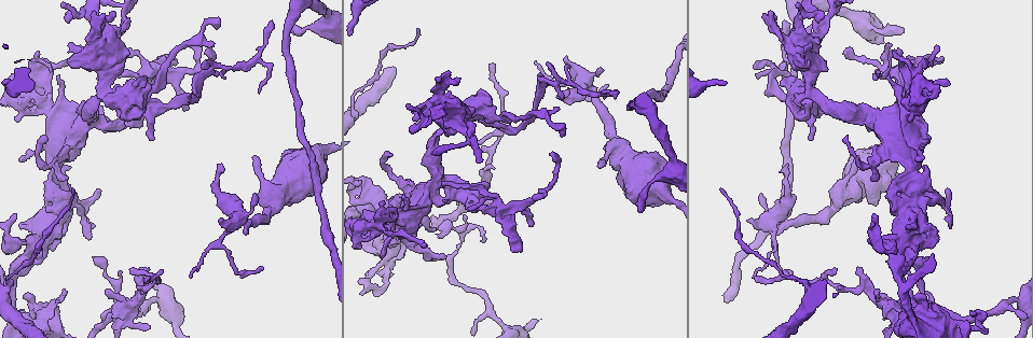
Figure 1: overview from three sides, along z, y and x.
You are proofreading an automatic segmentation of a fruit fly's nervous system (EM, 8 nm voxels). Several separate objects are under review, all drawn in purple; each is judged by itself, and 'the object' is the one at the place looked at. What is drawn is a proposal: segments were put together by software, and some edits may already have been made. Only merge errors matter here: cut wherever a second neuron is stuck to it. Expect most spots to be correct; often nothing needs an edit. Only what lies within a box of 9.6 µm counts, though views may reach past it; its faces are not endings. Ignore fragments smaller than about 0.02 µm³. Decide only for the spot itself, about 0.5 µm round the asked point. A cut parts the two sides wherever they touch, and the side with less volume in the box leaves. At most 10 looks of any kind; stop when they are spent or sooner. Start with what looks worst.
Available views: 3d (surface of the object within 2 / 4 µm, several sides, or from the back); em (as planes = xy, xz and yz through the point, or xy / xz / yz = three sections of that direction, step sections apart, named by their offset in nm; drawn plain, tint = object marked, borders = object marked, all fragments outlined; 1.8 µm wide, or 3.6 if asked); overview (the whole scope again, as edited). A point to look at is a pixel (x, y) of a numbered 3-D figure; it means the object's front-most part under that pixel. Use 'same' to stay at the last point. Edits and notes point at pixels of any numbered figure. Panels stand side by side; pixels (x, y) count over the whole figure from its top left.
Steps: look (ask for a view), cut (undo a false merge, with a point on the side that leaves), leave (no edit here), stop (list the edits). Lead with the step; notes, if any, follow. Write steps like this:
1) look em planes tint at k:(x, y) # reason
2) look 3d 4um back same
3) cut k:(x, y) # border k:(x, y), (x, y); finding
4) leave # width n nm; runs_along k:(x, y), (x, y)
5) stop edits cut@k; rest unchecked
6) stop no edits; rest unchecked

look em planes tint at 1:(891, 306) # a fork

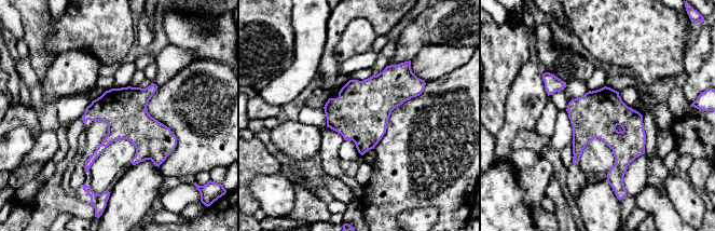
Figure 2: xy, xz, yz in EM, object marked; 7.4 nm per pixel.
leave # continuous, no second neuron

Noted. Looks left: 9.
look em planes tint at 1:(47, 105) # arms part here

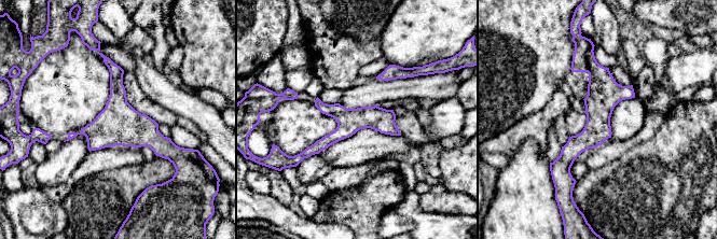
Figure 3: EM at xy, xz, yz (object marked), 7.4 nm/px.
leave # width 190 nm; one neuron here

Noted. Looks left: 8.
look em yz step 16 tint at 1:(913, 319) # small branch off a trunk

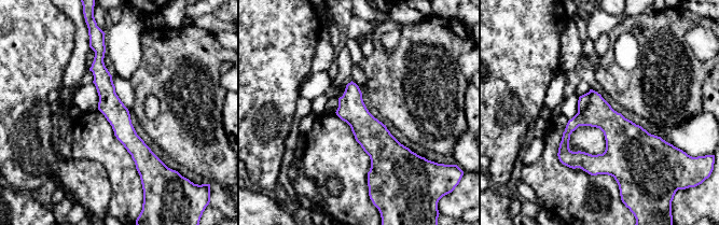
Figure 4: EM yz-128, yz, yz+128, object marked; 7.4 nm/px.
look em planes borders same # another direction

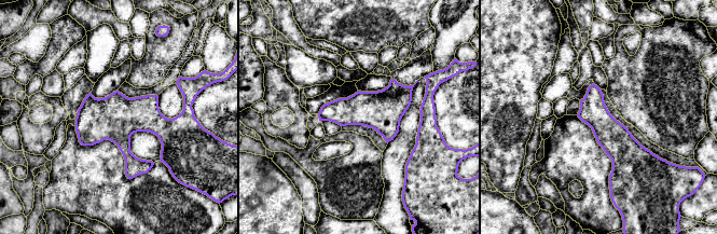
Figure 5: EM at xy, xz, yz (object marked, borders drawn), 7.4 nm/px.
leave # width 220 nm; continuous, no second neuron

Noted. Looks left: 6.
look 3d 4um at 1:(899, 248) # two arms in line, one across

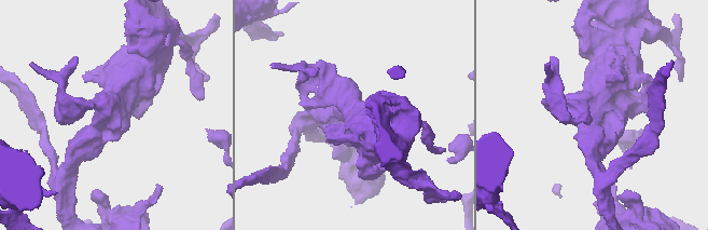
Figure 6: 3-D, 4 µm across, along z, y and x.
look em 3.6um planes tint at 6:(112, 113)

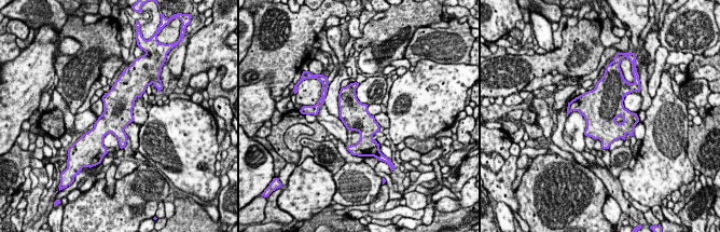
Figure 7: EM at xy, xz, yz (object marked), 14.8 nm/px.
leave # one neuron here

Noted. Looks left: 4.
stop no edits; rest unchecked

